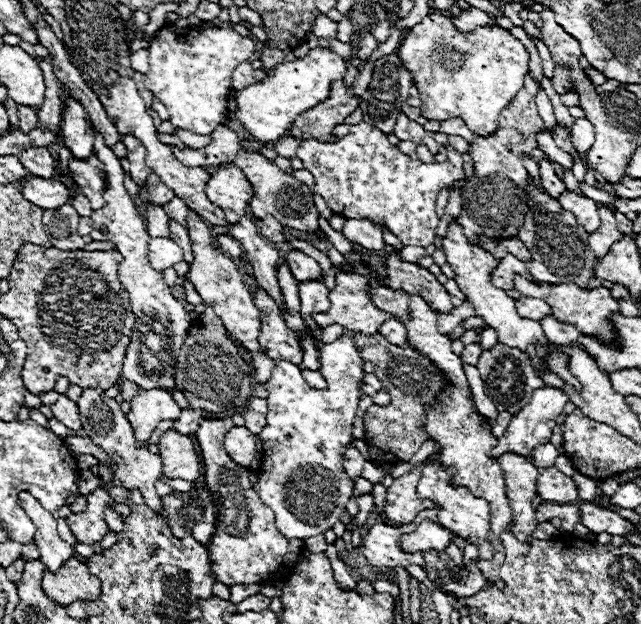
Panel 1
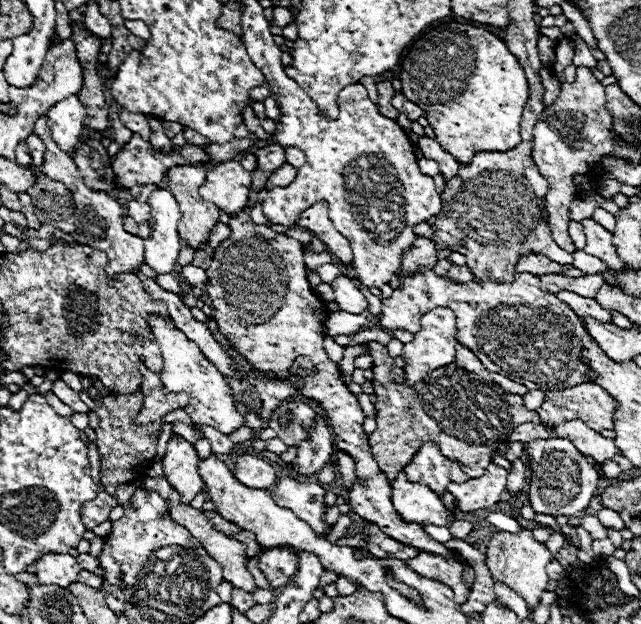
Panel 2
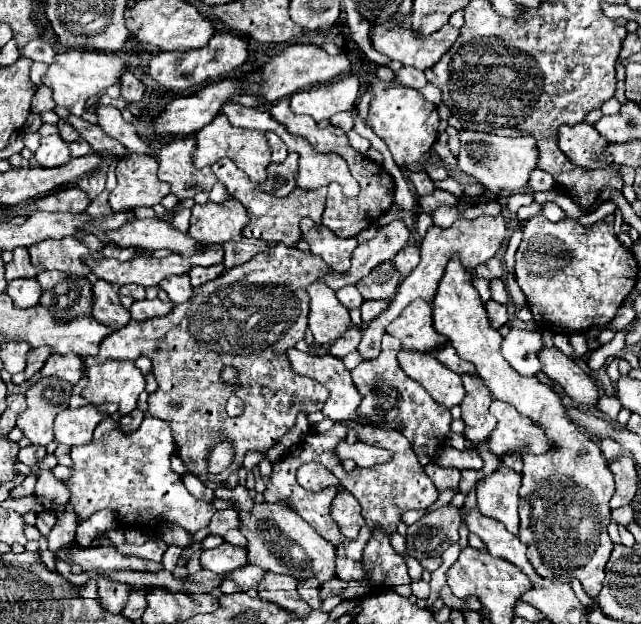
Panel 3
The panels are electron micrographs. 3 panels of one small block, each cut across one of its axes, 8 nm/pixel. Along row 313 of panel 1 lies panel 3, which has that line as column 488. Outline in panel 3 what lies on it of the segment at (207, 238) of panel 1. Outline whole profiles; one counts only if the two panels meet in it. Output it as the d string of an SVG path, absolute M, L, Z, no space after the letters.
M498 214L498 216L480 216L480 218L474 218L474 220L458 218L458 222L454 222L450 228L440 228L440 226L436 226L436 224L430 226L428 232L426 232L426 236L424 236L424 240L422 240L422 244L420 244L420 250L422 250L422 260L420 260L420 264L412 270L412 274L410 274L408 278L402 280L402 284L400 284L400 288L398 288L398 294L396 294L396 298L390 302L388 310L368 324L368 328L364 330L362 342L360 342L360 346L358 346L358 352L360 352L366 360L376 358L376 356L378 356L378 350L380 350L380 340L382 340L382 336L384 336L386 326L388 326L392 320L396 320L396 318L402 314L402 310L404 310L412 300L424 298L426 302L430 302L430 300L434 298L436 288L438 288L438 282L440 282L440 278L442 278L442 274L444 274L446 262L452 258L452 254L458 252L462 264L466 264L466 270L472 270L474 266L486 262L488 258L492 258L492 256L500 250L504 238L506 238L506 228L508 228L508 218L504 218L502 214Z

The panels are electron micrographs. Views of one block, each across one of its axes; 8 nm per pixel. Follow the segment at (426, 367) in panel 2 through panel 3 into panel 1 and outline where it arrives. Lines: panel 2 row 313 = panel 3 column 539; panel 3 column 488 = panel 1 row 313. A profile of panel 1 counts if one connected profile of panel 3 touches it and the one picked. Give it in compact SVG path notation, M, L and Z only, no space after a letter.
M398 250L388 256L386 264L388 264L390 288L406 290L406 294L418 294L438 314L452 312L454 306L450 302L448 292L436 280L436 276L430 274L426 268L420 268L420 266L410 264L410 262L402 262L398 258Z

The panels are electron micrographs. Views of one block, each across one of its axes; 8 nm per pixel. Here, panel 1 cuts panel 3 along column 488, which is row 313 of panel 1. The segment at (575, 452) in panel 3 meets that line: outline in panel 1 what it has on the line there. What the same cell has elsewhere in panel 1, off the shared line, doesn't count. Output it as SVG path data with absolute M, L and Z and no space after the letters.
M338 272L336 288L330 292L330 310L316 314L318 326L326 328L330 324L340 324L344 330L376 334L380 324L390 318L384 310L378 310L368 292L368 278L360 274Z

